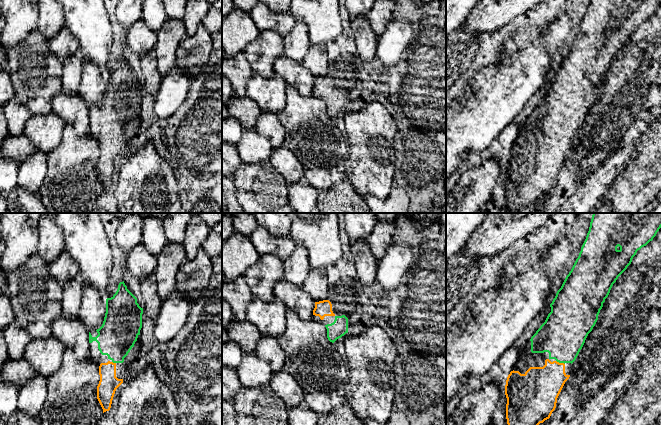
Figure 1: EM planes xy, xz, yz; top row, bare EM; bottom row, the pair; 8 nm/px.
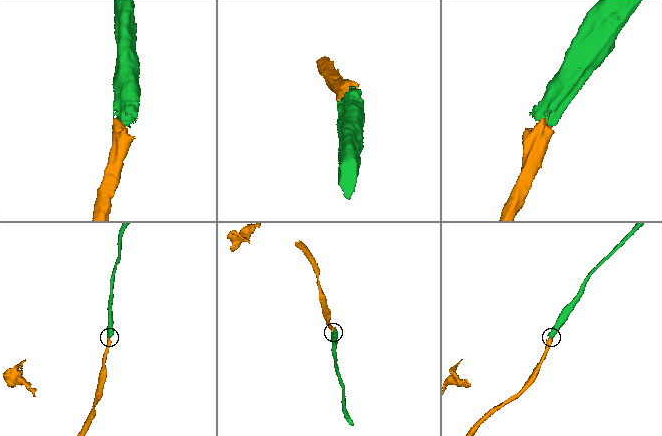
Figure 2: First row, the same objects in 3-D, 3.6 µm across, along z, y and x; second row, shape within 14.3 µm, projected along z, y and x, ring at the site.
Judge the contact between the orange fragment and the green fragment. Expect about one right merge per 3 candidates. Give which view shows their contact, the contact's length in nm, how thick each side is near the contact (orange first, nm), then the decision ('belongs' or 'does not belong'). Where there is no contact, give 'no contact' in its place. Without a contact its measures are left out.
yz | 80 nm | 320/360 nm | belongs

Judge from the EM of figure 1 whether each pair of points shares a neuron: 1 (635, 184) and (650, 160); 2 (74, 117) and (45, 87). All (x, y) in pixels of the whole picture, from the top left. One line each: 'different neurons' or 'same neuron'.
1: same neuron
2: different neurons

